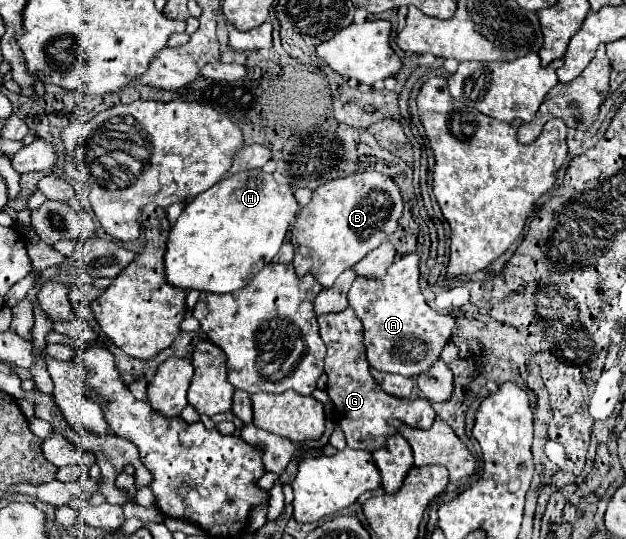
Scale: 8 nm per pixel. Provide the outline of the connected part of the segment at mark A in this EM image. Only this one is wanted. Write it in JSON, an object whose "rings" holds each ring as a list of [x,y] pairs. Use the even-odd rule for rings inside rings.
{"rings":[[[418,253],[404,255],[402,259],[390,265],[384,279],[358,277],[348,291],[348,303],[364,325],[364,345],[368,363],[378,371],[398,373],[404,377],[418,377],[440,359],[442,349],[452,339],[456,317],[440,315],[428,307],[418,287],[418,263]]]}

